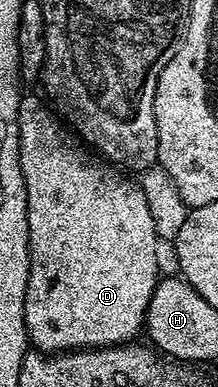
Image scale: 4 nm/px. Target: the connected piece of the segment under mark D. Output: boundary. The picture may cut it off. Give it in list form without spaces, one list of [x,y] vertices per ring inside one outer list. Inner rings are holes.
[[[26,93],[22,97],[16,120],[19,124],[19,164],[23,168],[23,176],[27,184],[27,224],[29,225],[29,275],[25,297],[25,332],[29,336],[30,343],[38,351],[48,355],[74,350],[91,350],[99,346],[124,346],[132,343],[137,333],[139,335],[142,333],[145,313],[149,307],[153,289],[159,281],[159,273],[157,274],[159,239],[155,232],[155,220],[151,220],[151,208],[147,208],[147,196],[143,196],[140,185],[134,179],[132,182],[129,179],[132,177],[128,173],[122,172],[116,165],[106,164],[99,160],[96,153],[86,149],[75,137],[74,131],[50,109],[46,99],[40,93],[38,94]]]

